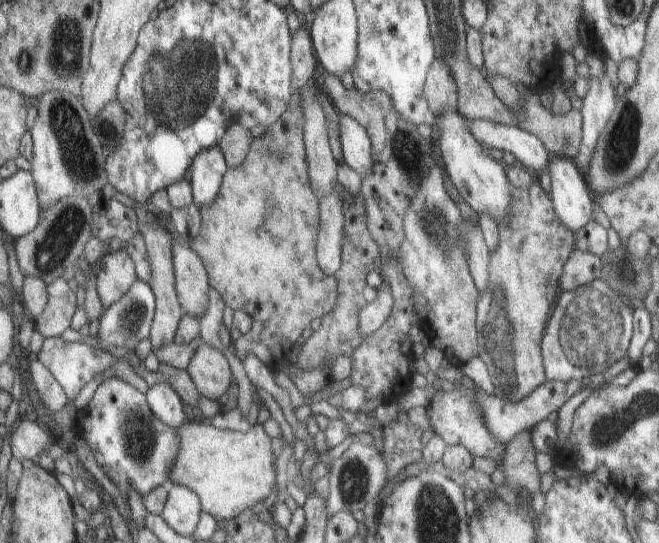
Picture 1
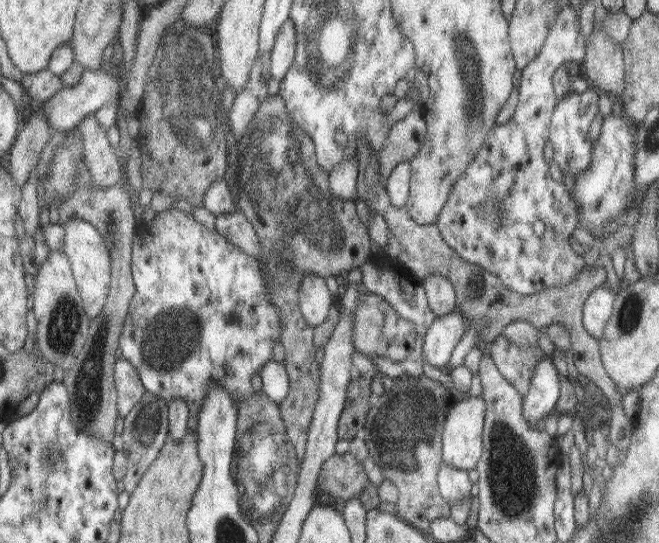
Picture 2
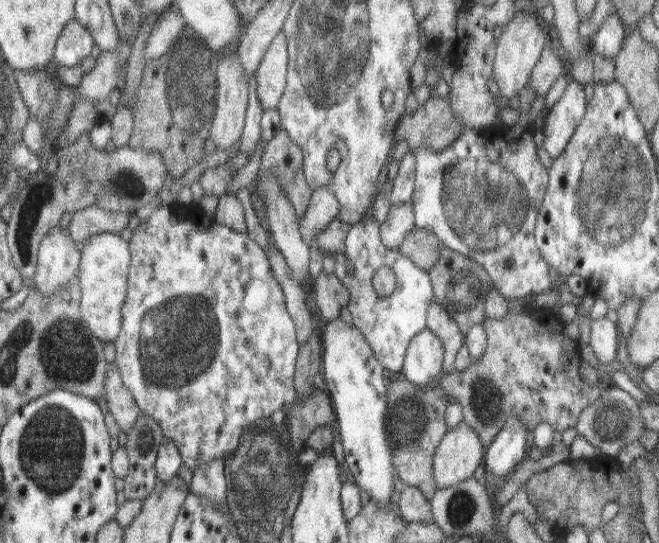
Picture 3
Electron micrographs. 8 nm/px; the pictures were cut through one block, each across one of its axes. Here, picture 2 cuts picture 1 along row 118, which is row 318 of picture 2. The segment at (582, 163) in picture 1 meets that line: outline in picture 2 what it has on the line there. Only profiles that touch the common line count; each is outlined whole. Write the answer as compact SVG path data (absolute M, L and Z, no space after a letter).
M597 286L595 290L591 290L587 302L583 304L583 326L585 332L593 338L599 338L603 334L603 328L615 308L615 296L617 294L613 294L611 290Z

